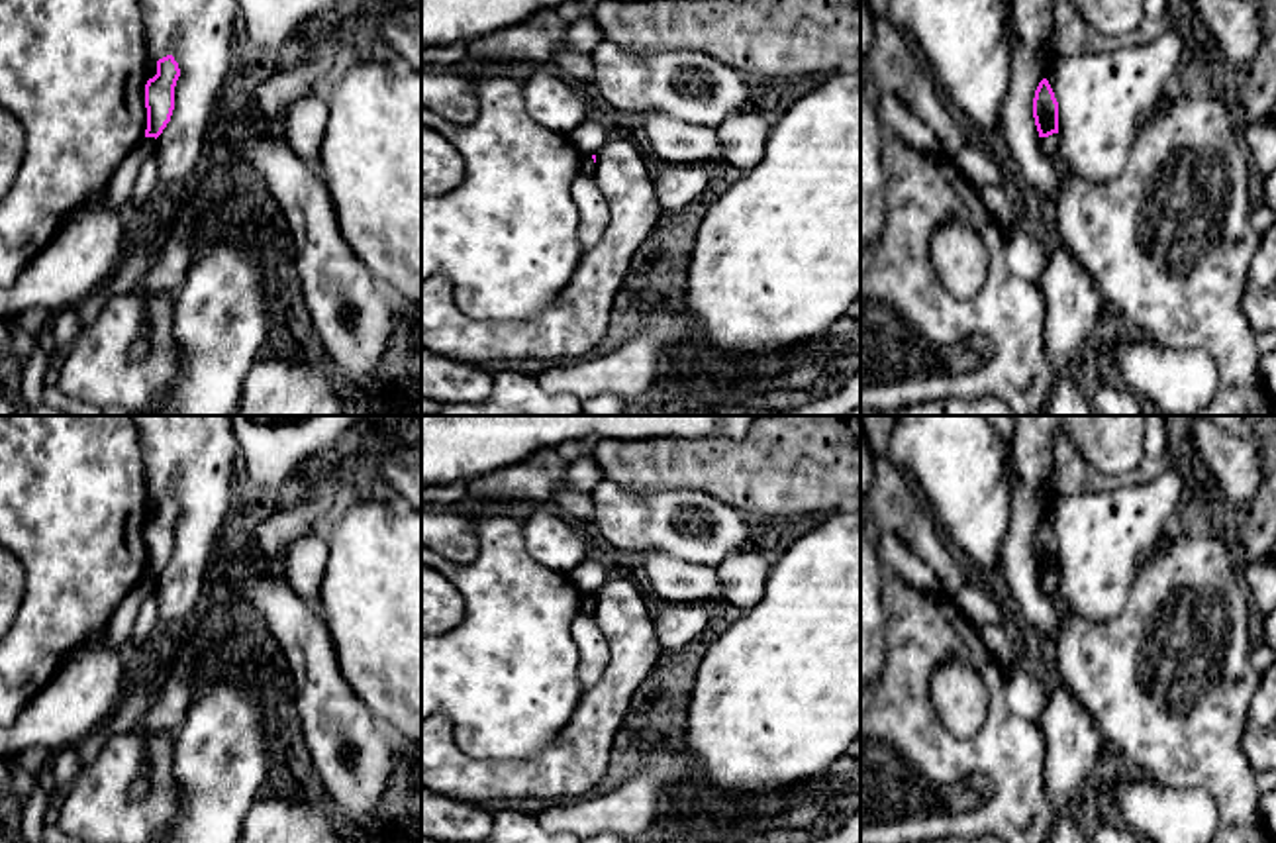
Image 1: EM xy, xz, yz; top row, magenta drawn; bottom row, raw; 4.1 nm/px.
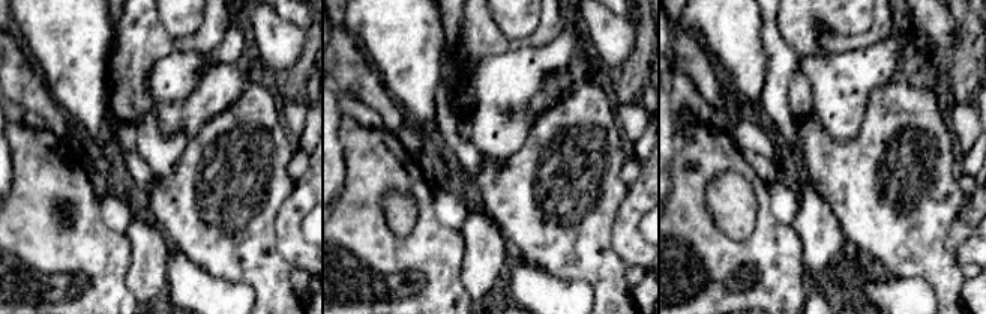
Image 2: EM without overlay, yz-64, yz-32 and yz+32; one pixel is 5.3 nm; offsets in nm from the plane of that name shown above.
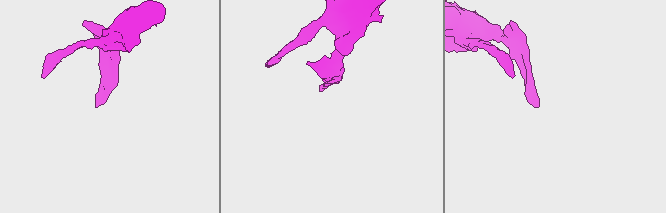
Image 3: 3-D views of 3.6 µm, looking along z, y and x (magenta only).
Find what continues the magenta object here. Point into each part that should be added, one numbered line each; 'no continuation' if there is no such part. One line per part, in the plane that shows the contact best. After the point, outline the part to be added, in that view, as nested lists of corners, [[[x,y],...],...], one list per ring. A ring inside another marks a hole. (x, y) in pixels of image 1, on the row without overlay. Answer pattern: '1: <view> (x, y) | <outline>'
no continuation

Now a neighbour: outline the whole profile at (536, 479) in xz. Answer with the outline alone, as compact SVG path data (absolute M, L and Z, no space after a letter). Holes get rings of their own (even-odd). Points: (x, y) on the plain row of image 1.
M543 449L519 463L466 480L466 494L476 500L527 500L535 506L553 506L564 476L561 453Z

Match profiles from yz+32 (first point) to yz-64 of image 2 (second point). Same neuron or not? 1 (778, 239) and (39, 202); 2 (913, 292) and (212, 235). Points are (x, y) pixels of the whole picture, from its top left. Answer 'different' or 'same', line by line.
1: same
2: different

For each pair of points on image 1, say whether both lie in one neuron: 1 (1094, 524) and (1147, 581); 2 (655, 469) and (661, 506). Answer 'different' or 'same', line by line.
1: different
2: different

